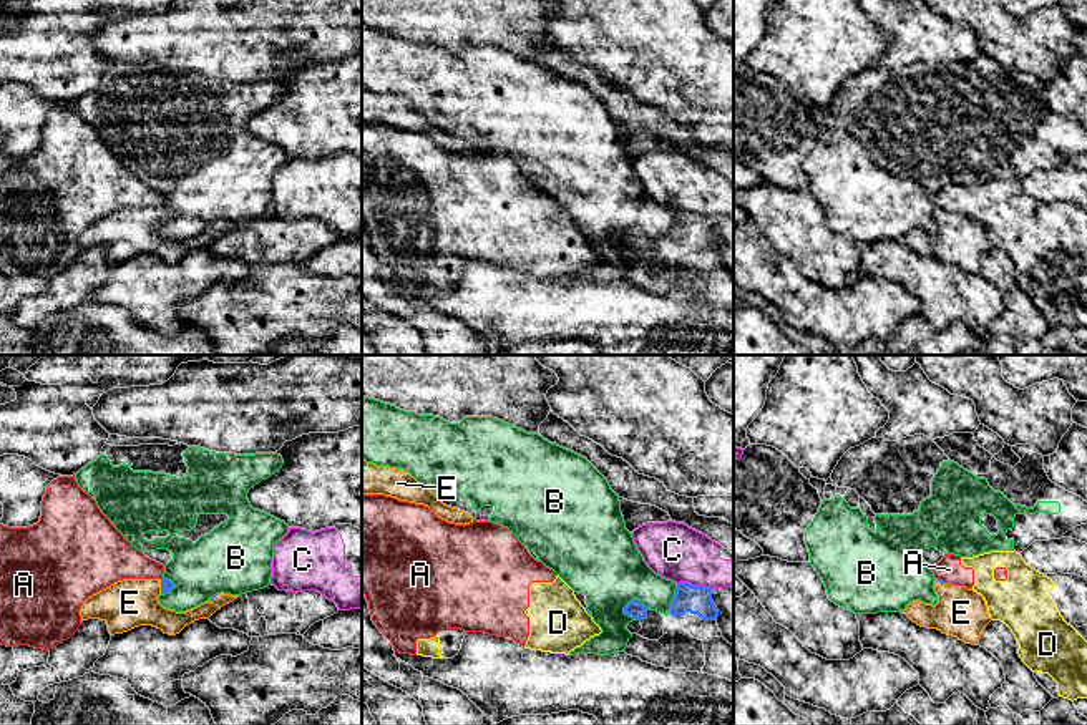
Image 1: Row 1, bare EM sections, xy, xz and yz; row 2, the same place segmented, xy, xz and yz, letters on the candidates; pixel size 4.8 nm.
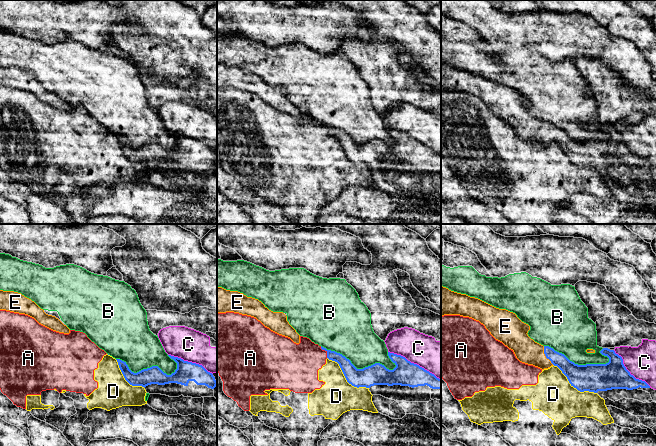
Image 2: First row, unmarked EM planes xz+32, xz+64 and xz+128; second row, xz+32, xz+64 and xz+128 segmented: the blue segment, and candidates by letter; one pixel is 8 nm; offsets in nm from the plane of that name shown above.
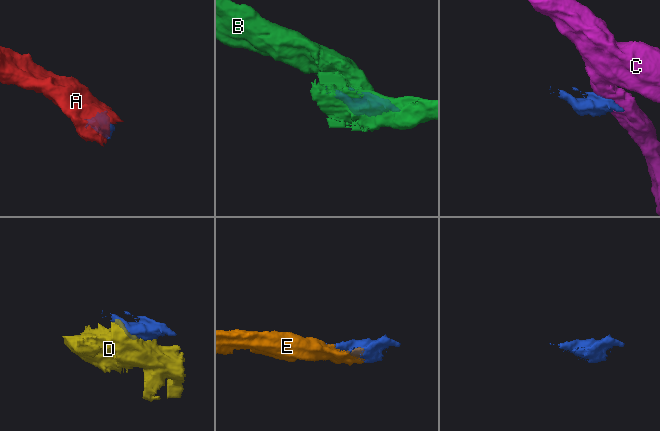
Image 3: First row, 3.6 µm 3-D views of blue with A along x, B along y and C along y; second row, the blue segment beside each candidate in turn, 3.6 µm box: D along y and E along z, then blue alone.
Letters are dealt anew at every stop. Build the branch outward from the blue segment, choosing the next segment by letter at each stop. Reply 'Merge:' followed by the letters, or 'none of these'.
Merge: E

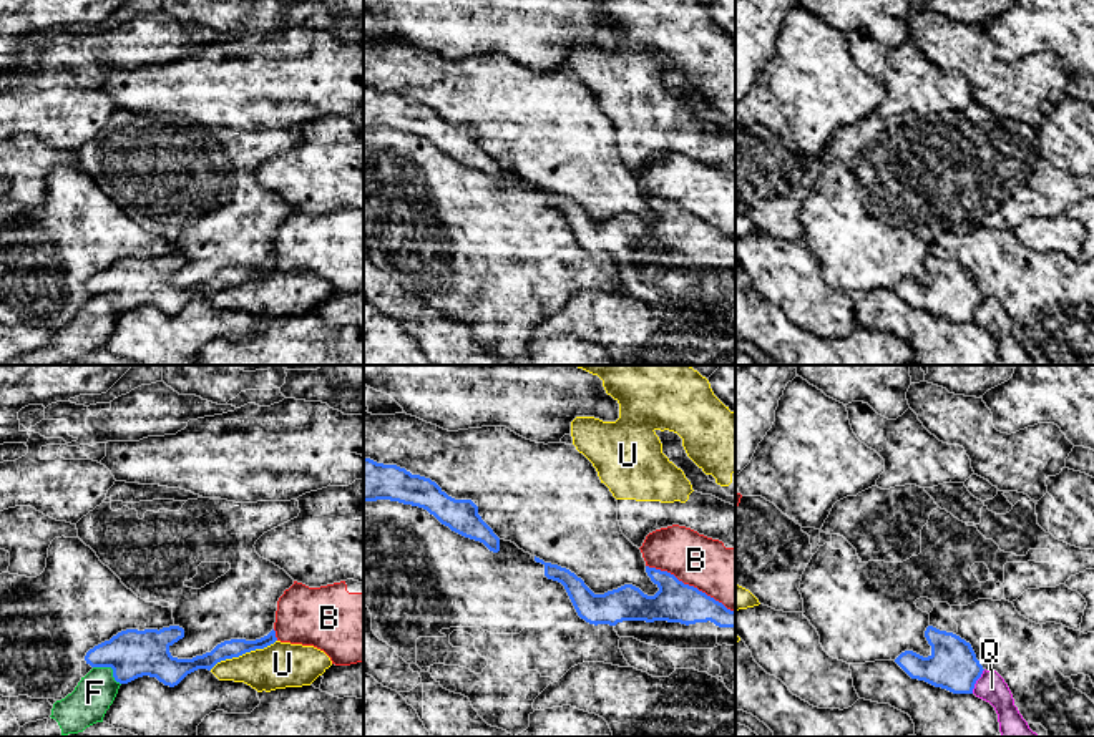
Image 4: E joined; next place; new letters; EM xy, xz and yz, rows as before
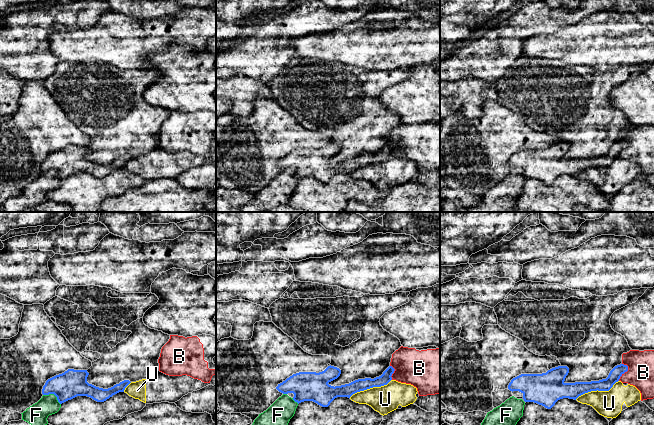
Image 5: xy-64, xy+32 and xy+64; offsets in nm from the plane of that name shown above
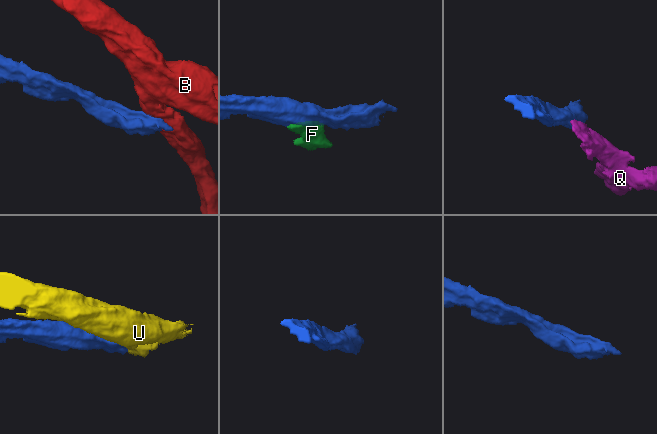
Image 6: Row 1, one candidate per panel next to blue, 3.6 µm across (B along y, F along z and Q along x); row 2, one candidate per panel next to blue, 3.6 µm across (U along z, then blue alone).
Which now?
Merge: none of these

